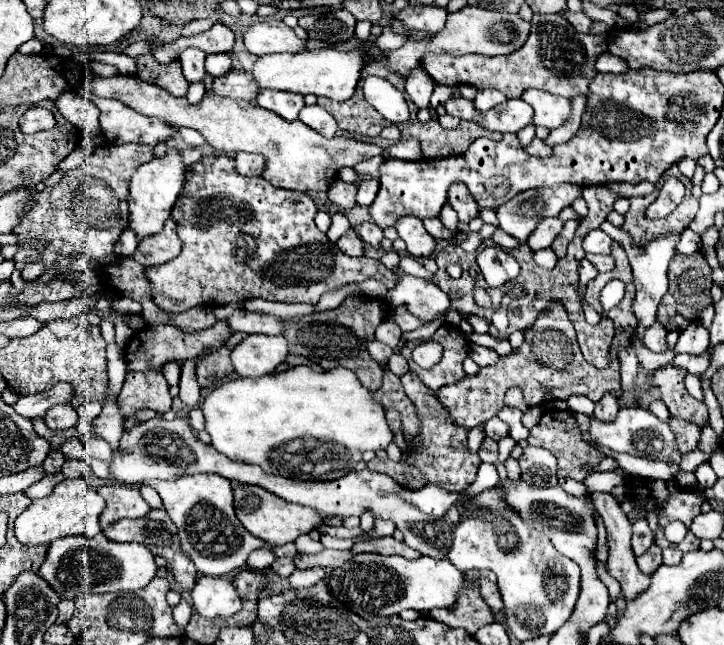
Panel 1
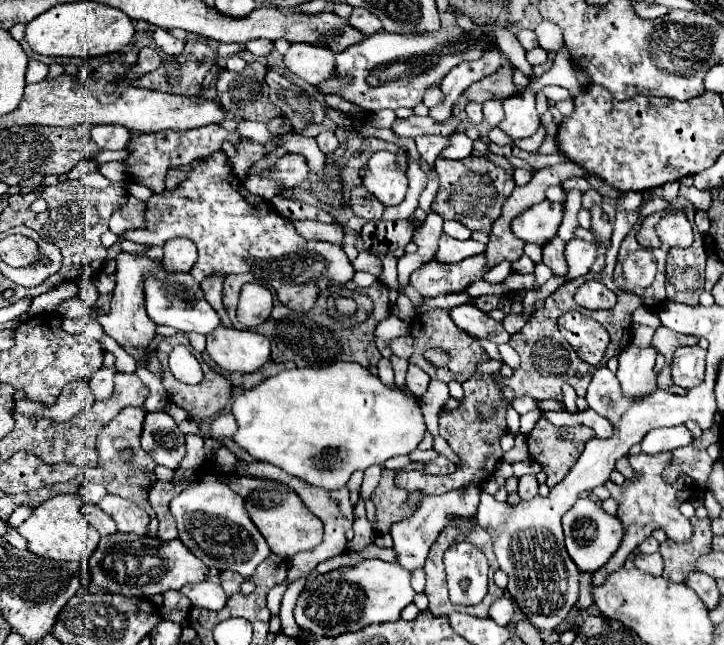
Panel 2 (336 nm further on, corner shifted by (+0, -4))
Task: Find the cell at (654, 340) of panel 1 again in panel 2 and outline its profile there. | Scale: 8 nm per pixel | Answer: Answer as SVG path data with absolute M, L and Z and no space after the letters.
M658 328L654 332L654 338L652 338L652 346L664 354L666 358L666 364L672 364L672 356L674 356L674 350L680 348L680 346L690 346L690 344L698 344L698 338L694 336L686 336L686 334L678 334L678 332L672 332L668 328Z

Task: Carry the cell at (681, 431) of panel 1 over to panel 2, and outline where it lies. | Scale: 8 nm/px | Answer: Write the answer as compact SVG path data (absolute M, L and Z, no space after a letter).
M664 366L662 372L658 374L658 388L666 390L666 392L672 392L672 394L678 394L678 396L684 396L684 392L686 392L684 388L680 388L680 386L676 386L672 382L672 378L670 378L670 366Z

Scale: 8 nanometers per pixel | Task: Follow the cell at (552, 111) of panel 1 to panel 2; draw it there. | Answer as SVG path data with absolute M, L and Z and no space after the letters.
M528 86L524 92L504 100L506 118L502 120L500 130L504 130L512 138L532 136L540 128L540 116L536 112L534 96L536 96L534 86Z

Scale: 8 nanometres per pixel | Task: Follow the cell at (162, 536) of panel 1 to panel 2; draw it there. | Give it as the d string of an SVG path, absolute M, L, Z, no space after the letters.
M84 504L80 509L80 512L84 514L84 518L100 532L100 536L106 536L106 534L116 534L118 528L116 528L116 522L112 518L108 518L96 504Z

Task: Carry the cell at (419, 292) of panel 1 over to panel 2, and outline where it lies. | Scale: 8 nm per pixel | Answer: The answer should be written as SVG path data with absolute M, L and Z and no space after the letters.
M462 304L450 308L450 316L456 322L458 328L468 332L476 338L488 338L492 340L496 336L496 342L508 342L508 334L502 334L502 324L492 320L486 312L478 310L474 304Z

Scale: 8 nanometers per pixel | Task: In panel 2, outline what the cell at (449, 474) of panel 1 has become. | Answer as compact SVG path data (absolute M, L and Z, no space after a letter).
M496 408L496 414L490 420L484 420L476 410L440 410L440 436L444 440L452 440L452 450L458 454L460 464L456 472L446 474L446 476L432 476L424 474L420 470L400 470L396 474L396 486L404 490L424 490L426 494L446 494L452 490L460 490L462 486L468 484L484 484L486 478L490 478L502 460L502 448L500 448L500 436L506 434L506 410Z

